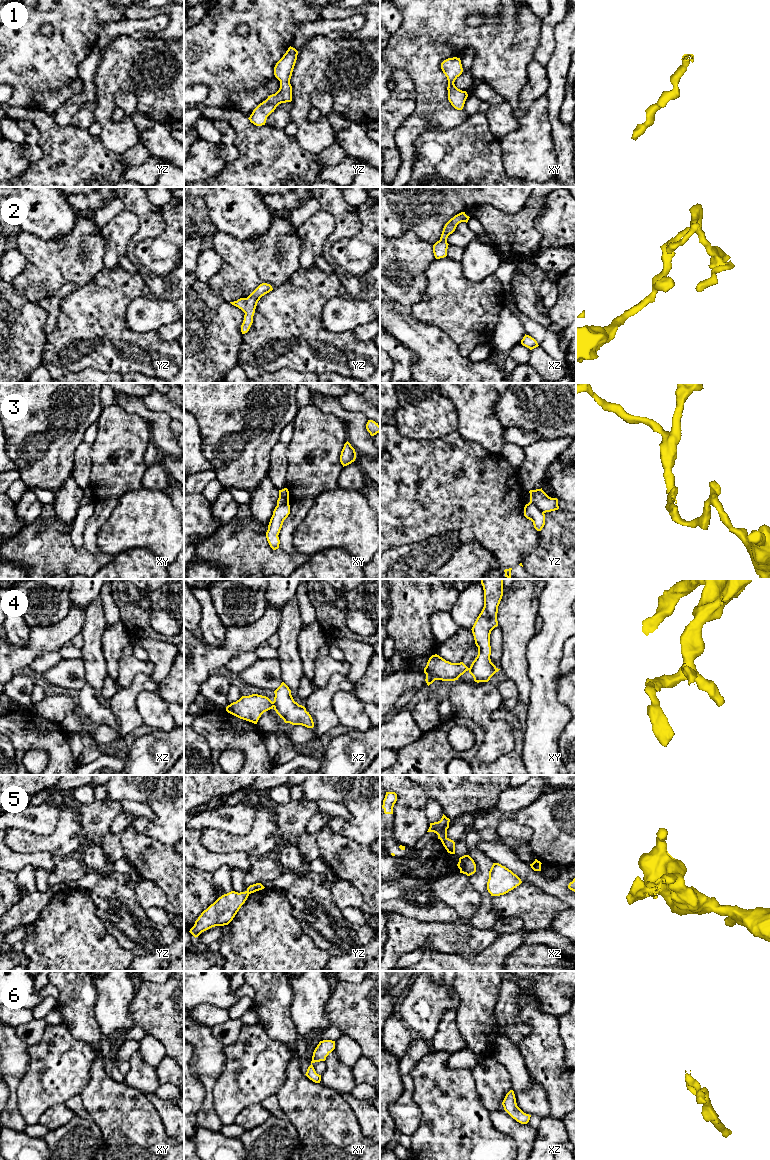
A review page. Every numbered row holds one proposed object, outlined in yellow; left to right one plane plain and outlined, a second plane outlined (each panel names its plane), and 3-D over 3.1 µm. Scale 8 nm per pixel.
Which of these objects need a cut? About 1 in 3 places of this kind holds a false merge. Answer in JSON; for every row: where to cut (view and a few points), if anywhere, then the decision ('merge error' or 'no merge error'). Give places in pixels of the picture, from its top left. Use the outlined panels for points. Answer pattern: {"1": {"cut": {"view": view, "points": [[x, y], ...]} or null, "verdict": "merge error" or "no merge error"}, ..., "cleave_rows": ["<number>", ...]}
{"1": {"cut": null, "verdict": "no merge error"}, "2": {"cut": null, "verdict": "no merge error"}, "3": {"cut": {"view": "yz", "points": [[530, 501], [544, 512]]}, "verdict": "merge error"}, "4": {"cut": {"view": "xz", "points": [[272, 702], [273, 706]]}, "verdict": "merge error"}, "5": {"cut": {"view": "xz", "points": [[446, 837], [441, 840]]}, "verdict": "merge error"}, "6": {"cut": null, "verdict": "no merge error"}, "cleave_rows": ["3", "4", "5"]}

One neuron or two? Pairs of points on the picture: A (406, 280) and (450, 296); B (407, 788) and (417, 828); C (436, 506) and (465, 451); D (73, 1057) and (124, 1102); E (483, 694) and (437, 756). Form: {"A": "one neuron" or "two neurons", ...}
{"A": "two neurons", "B": "one neuron", "C": "one neuron", "D": "two neurons", "E": "two neurons"}

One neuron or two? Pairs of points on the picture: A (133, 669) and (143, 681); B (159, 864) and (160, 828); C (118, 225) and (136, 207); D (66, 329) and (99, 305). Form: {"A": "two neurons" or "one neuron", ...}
{"A": "two neurons", "B": "two neurons", "C": "two neurons", "D": "one neuron"}

